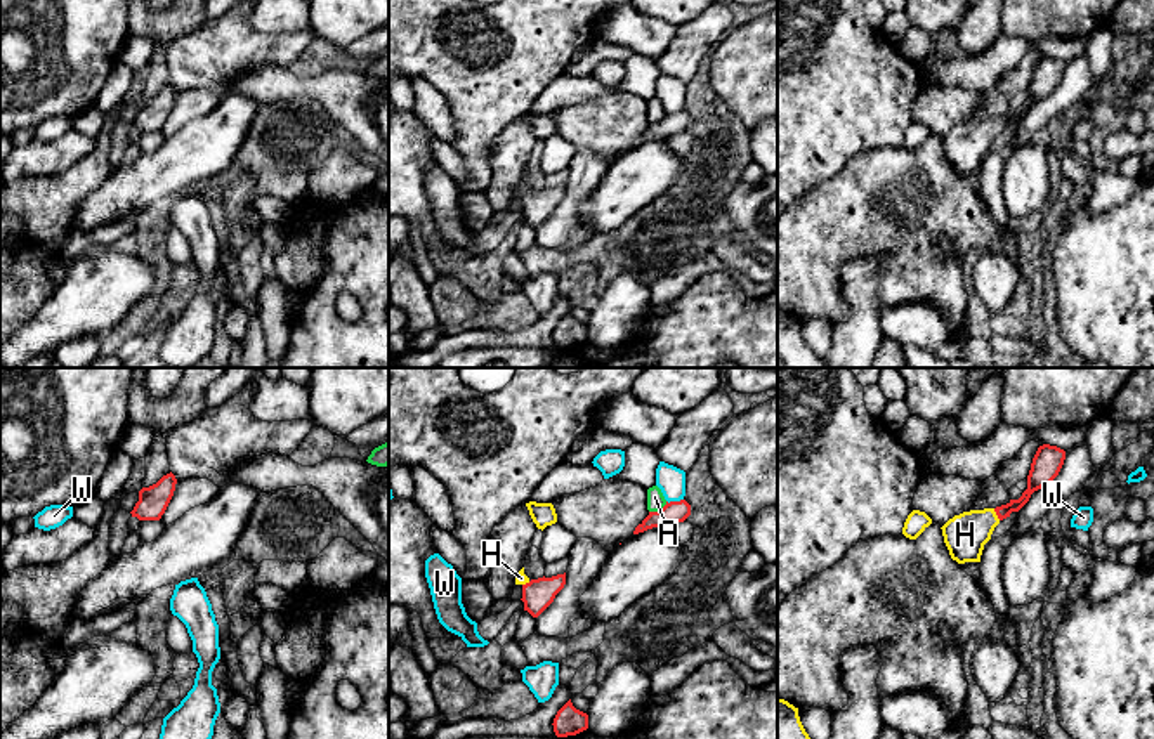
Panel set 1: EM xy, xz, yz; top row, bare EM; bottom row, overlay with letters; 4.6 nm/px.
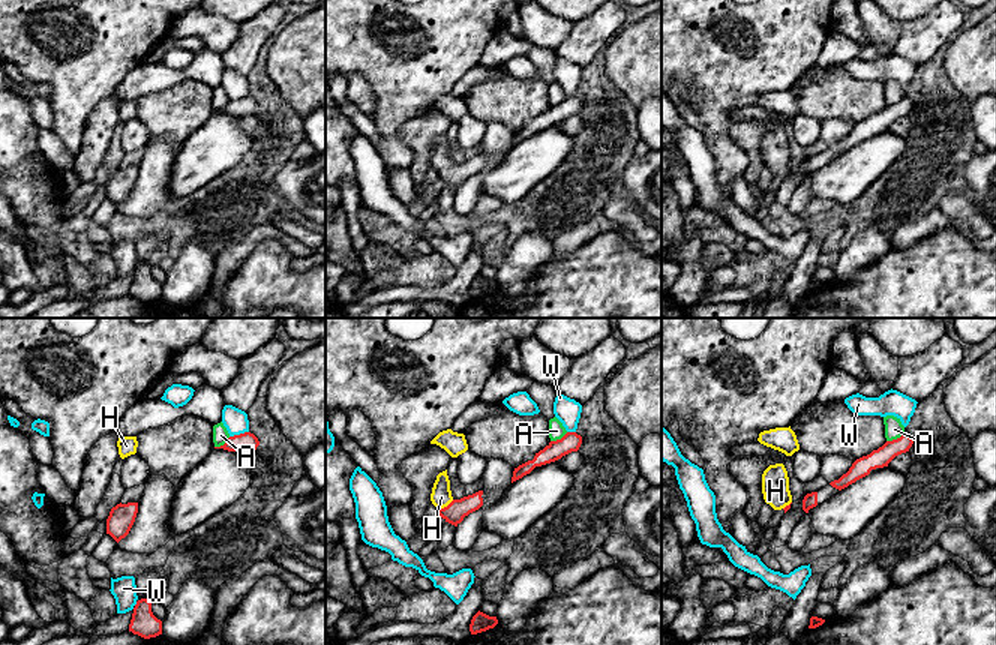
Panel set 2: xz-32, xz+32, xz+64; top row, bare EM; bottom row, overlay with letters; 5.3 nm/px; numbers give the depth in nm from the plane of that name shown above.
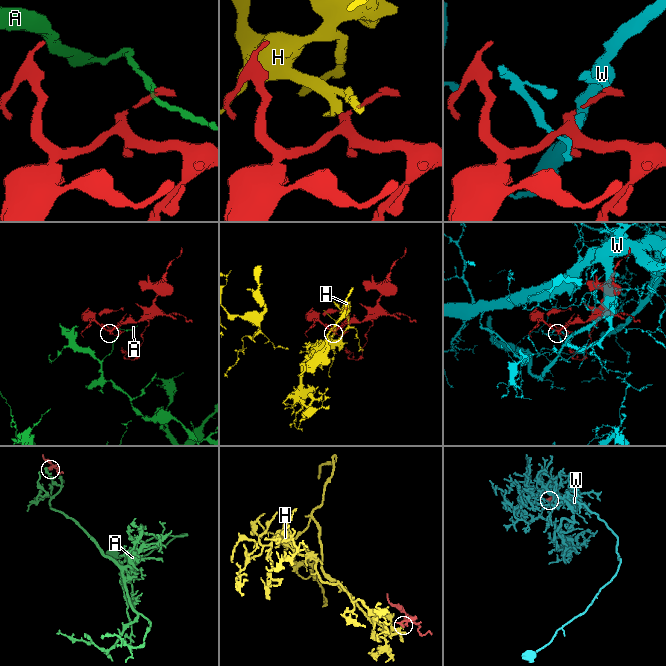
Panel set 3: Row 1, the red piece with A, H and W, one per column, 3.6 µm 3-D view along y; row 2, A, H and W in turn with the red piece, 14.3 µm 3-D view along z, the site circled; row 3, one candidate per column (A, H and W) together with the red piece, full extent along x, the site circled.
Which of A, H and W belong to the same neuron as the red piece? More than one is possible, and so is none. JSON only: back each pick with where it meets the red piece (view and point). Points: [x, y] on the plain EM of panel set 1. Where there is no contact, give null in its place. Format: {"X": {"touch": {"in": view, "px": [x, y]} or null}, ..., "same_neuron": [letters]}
{"H": {"touch": {"in": "yz", "px": [996, 125]}}, "same_neuron": ["H"]}

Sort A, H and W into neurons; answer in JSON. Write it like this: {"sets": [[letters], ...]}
{"sets": [["A"], ["H"], ["W"]]}

